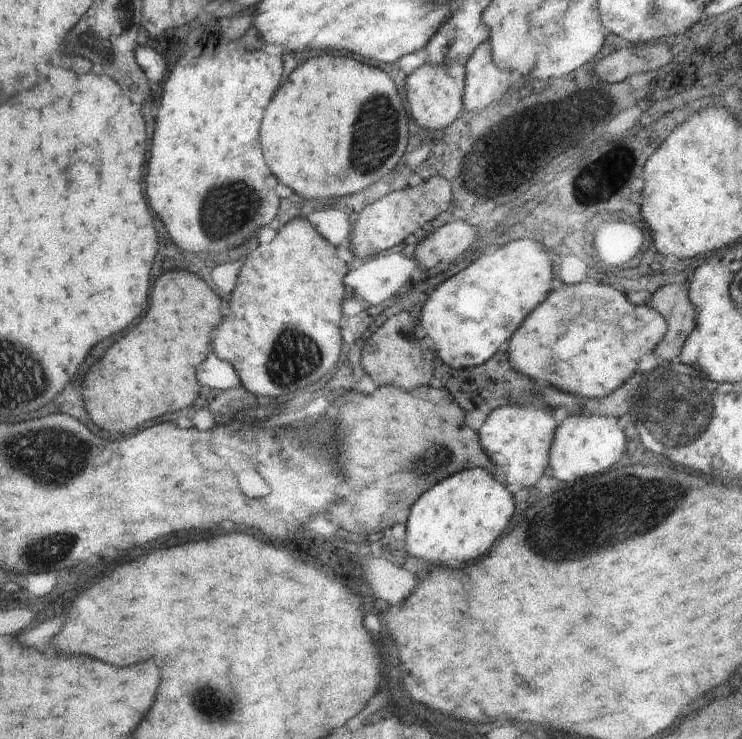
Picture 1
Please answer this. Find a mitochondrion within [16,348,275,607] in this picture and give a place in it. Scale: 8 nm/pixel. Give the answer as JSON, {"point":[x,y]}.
{"point":[64,541]}

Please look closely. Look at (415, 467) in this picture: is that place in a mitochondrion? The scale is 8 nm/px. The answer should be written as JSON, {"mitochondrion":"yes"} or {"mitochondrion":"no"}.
{"mitochondrion":"yes"}

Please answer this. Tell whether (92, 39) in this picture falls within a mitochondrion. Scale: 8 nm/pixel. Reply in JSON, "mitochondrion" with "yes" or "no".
{"mitochondrion":"yes"}

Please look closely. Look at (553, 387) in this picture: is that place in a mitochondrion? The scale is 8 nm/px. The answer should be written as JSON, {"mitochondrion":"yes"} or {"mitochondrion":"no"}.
{"mitochondrion":"no"}

